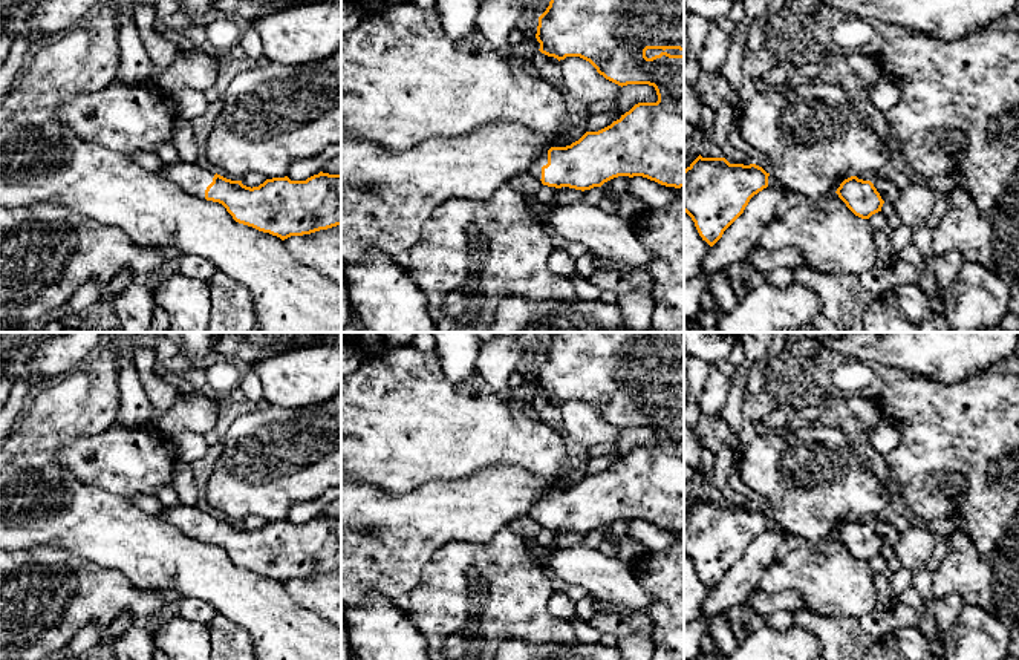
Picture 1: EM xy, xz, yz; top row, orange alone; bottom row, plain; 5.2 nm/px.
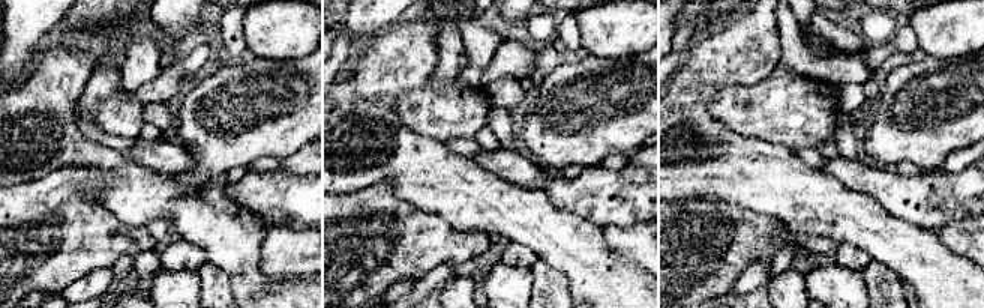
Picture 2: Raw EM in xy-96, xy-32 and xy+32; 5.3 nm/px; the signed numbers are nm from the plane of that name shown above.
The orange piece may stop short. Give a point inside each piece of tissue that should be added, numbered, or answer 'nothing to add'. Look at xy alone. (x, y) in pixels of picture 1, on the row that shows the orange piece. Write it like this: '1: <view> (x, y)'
1: xy (193, 178)

